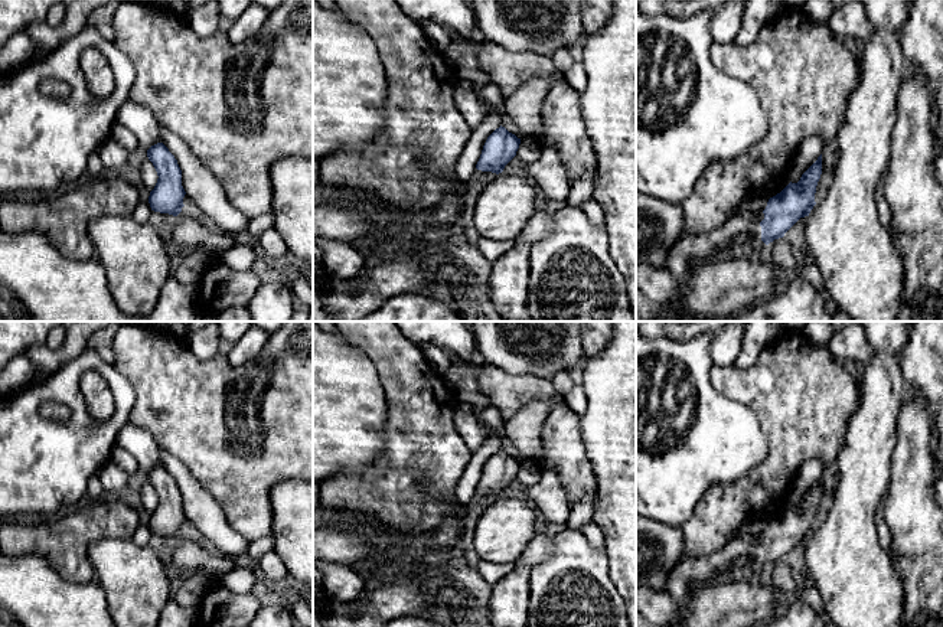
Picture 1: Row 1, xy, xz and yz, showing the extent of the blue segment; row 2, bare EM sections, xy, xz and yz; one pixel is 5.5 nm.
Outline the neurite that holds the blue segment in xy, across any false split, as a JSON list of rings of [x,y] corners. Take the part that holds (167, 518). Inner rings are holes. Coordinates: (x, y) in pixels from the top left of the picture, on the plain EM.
[[[163,466],[151,468],[147,473],[147,480],[159,499],[149,519],[151,533],[177,539],[185,529],[183,520],[186,517],[177,483]]]

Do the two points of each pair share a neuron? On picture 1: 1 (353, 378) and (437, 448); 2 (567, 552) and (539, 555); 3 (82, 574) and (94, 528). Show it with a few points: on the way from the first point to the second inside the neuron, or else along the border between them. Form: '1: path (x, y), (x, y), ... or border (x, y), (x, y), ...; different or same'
1: border (377, 372), (377, 379), (385, 399), (384, 438); different
2: border (552, 536), (552, 548), (532, 570), (529, 583); different
3: path (80, 562), (80, 542), (82, 539); same

